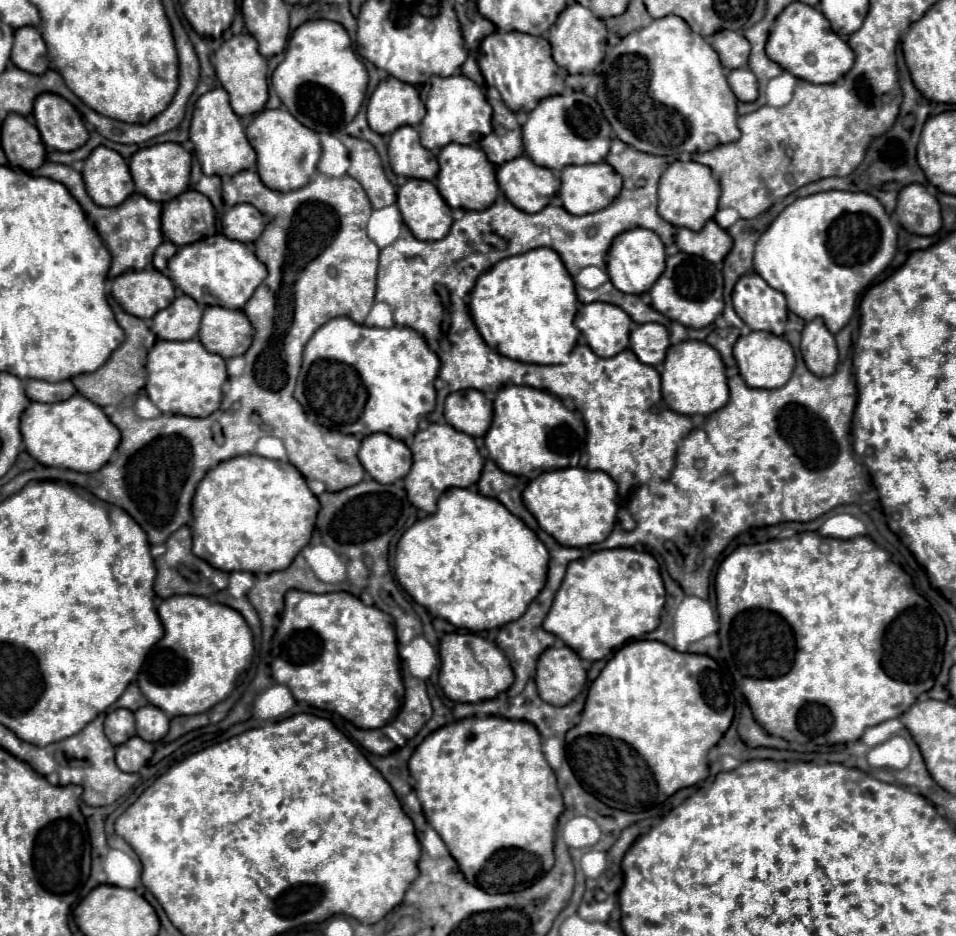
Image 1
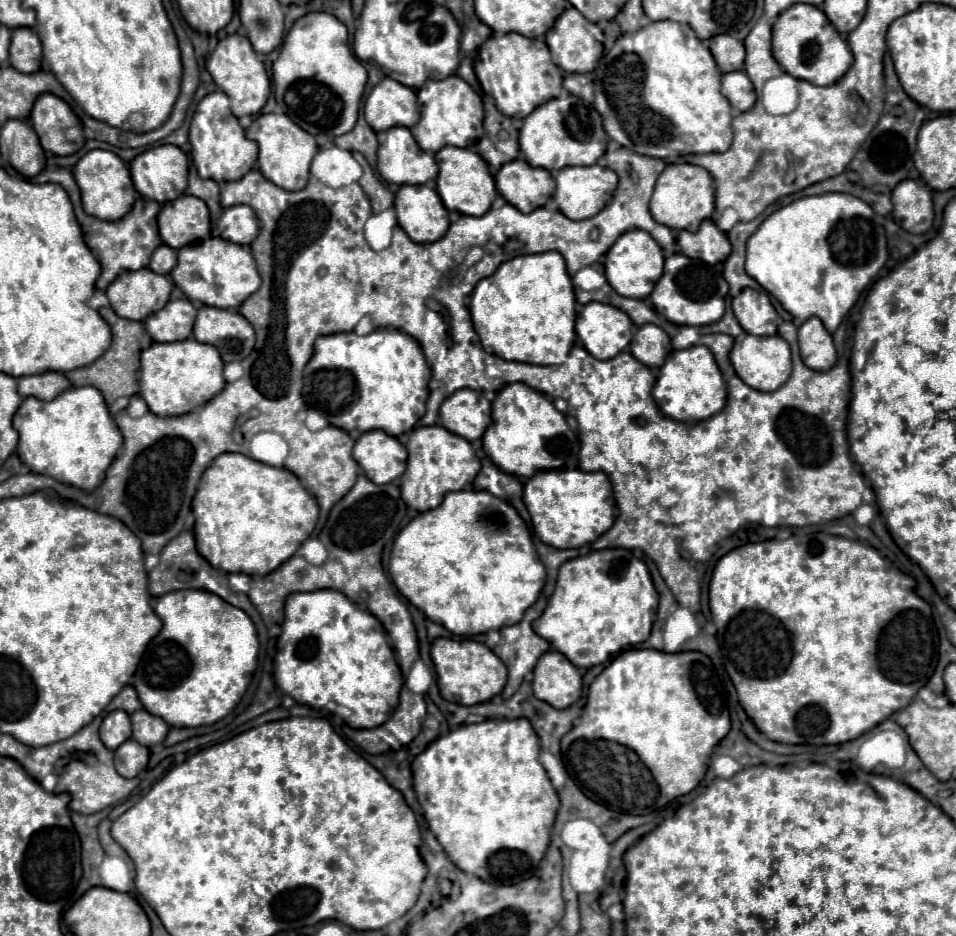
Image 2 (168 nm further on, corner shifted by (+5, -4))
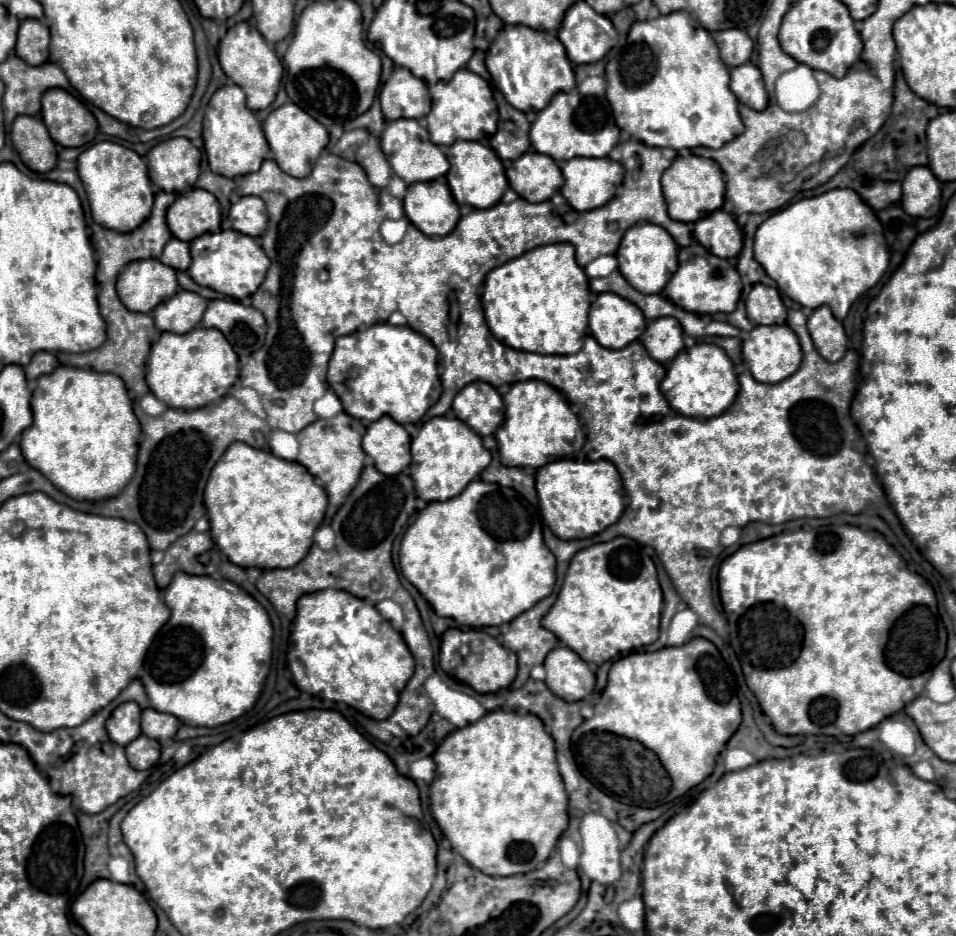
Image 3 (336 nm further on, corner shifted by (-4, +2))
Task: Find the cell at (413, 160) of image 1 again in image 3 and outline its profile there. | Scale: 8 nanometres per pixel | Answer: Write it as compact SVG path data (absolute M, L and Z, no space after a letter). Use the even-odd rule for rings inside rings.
M396 119L396 121L390 121L386 125L386 129L382 131L382 135L380 135L380 147L382 147L382 153L386 155L392 171L400 179L404 179L408 185L410 183L418 183L418 181L438 179L438 177L446 175L446 171L450 169L446 155L440 151L438 145L434 145L430 141L428 131L416 119Z

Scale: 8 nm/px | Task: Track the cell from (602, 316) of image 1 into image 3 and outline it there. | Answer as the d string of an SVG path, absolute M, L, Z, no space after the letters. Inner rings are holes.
M602 293L590 309L590 331L594 339L606 349L622 349L636 341L646 329L646 319L634 303L614 295Z

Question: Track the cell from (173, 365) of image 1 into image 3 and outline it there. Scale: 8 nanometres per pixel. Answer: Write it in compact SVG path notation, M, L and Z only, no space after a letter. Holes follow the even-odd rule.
M196 327L190 333L162 333L152 345L146 383L150 391L172 409L200 409L224 395L228 395L232 383L238 379L238 355L220 331Z

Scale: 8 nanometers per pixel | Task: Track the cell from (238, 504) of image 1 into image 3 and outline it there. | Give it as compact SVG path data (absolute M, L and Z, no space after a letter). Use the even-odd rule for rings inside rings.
M232 443L214 465L204 489L210 533L218 549L238 567L294 567L310 549L328 499L300 463L278 459L246 443Z

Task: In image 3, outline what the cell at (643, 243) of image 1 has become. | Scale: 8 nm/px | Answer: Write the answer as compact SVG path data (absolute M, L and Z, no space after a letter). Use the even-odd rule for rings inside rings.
M640 223L630 227L630 231L626 231L616 251L616 259L618 269L632 287L638 287L638 291L642 293L660 293L666 287L670 275L674 275L674 271L678 269L676 253L678 245L662 227L652 223Z

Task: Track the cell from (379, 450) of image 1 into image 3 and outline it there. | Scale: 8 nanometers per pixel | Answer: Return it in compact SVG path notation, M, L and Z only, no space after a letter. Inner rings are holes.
M386 415L368 427L362 449L384 475L398 475L410 465L410 435L400 423Z

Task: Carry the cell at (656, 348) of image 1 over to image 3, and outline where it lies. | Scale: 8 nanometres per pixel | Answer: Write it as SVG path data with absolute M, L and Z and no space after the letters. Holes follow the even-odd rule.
M672 317L654 319L640 335L640 343L646 347L652 359L656 359L658 363L666 363L674 359L674 355L678 355L678 351L684 347L682 327Z

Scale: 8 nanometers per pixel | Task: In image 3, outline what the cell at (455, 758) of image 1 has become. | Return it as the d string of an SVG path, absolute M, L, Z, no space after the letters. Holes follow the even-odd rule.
M502 709L490 711L480 721L454 729L434 753L436 777L430 783L432 813L456 853L492 877L528 873L548 859L558 837L568 827L568 795L558 773L554 739L536 715L516 715Z

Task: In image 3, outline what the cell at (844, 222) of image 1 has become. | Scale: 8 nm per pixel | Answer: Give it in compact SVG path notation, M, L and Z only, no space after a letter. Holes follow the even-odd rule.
M830 189L772 213L756 229L754 259L792 301L808 309L828 305L842 321L852 303L880 281L890 251L876 211L852 189Z

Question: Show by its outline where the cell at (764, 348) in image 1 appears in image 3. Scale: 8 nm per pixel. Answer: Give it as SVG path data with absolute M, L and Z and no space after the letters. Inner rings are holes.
M756 325L742 345L744 363L748 365L752 377L760 383L780 383L786 377L790 377L802 361L802 351L796 333L788 325Z

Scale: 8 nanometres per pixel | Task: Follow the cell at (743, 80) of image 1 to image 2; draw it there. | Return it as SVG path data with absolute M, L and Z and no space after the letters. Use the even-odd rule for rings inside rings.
M745 71L725 73L721 77L721 93L727 97L731 107L737 111L749 111L757 101L757 95Z

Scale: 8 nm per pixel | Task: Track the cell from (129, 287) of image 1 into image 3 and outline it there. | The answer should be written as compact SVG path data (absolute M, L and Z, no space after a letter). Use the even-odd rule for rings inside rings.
M158 259L134 261L120 273L118 283L116 283L116 291L118 291L118 297L122 299L126 309L138 311L138 313L150 313L158 303L170 299L170 295L174 295L178 291L176 271L172 267L166 267Z

